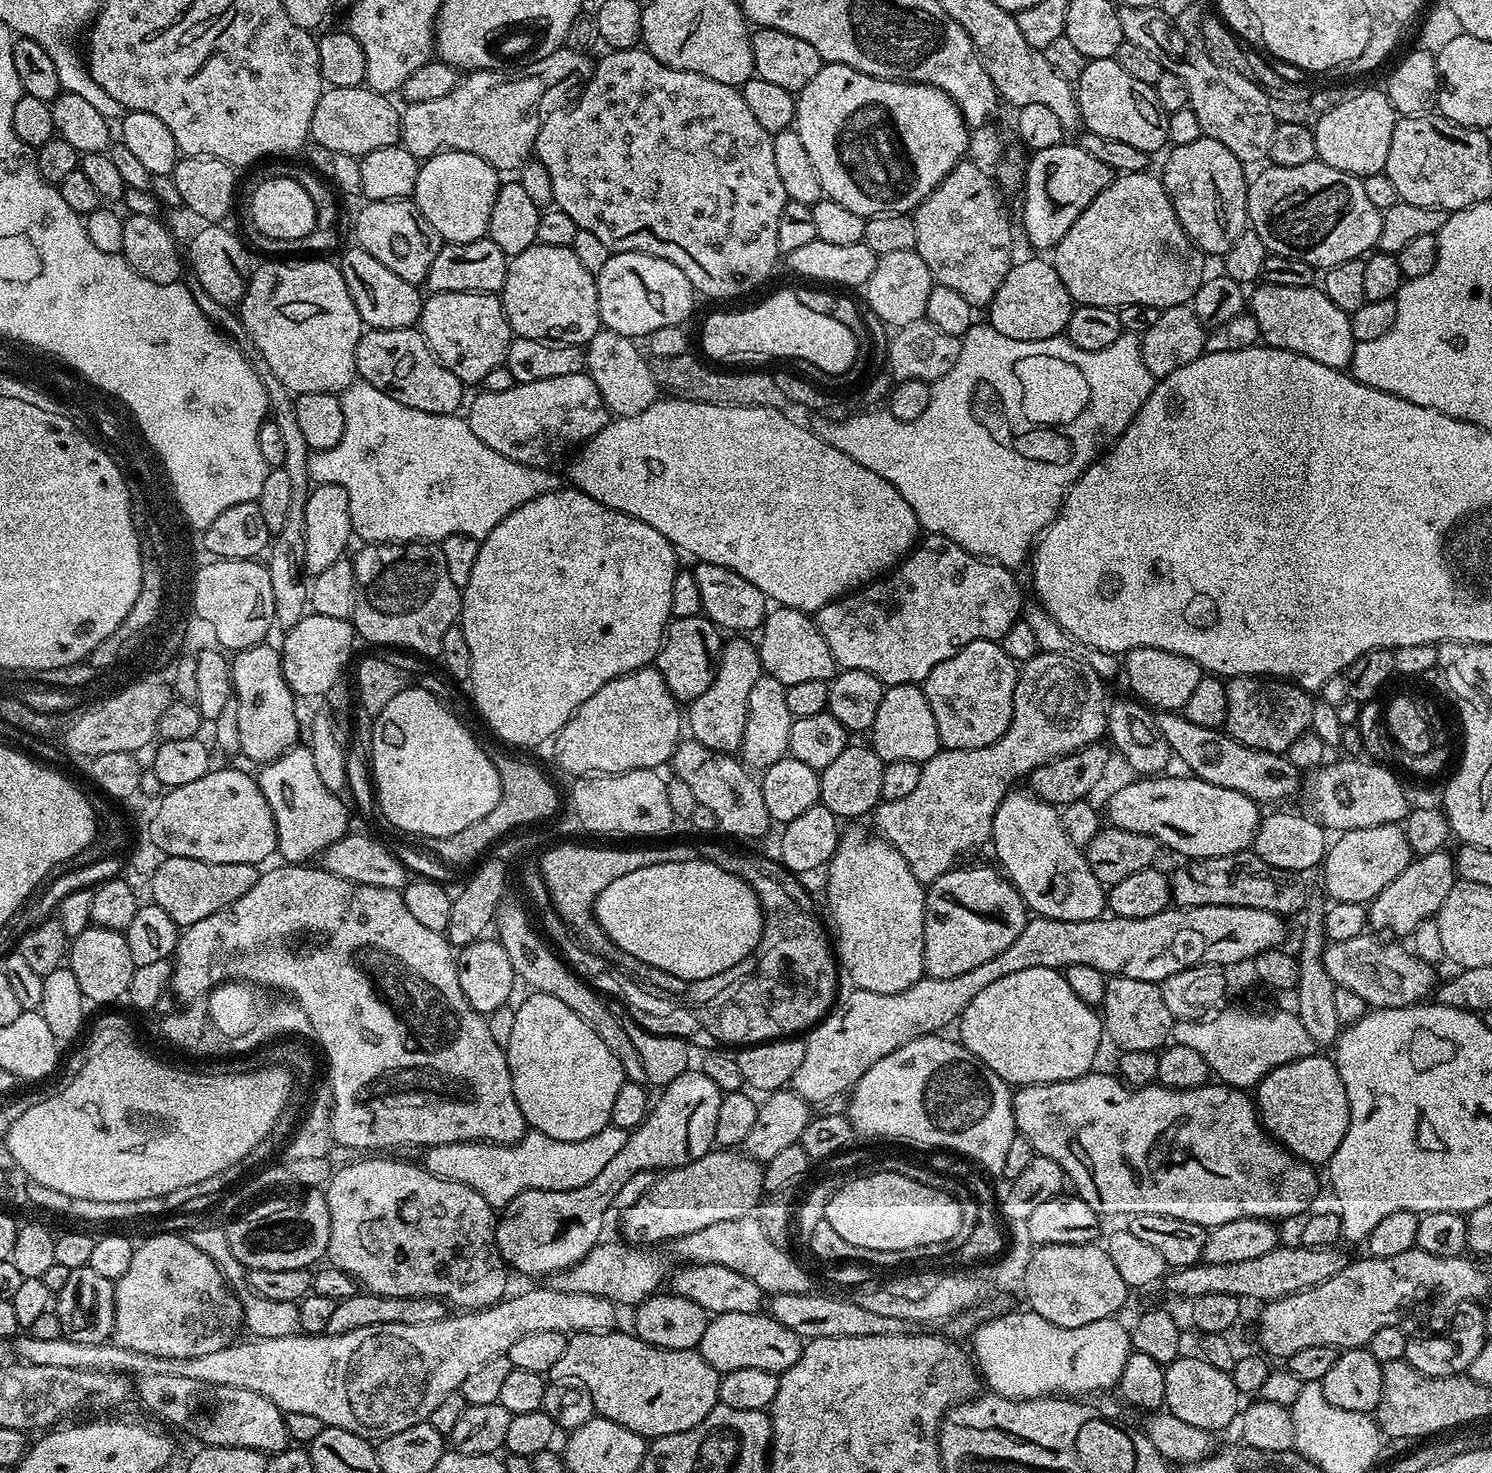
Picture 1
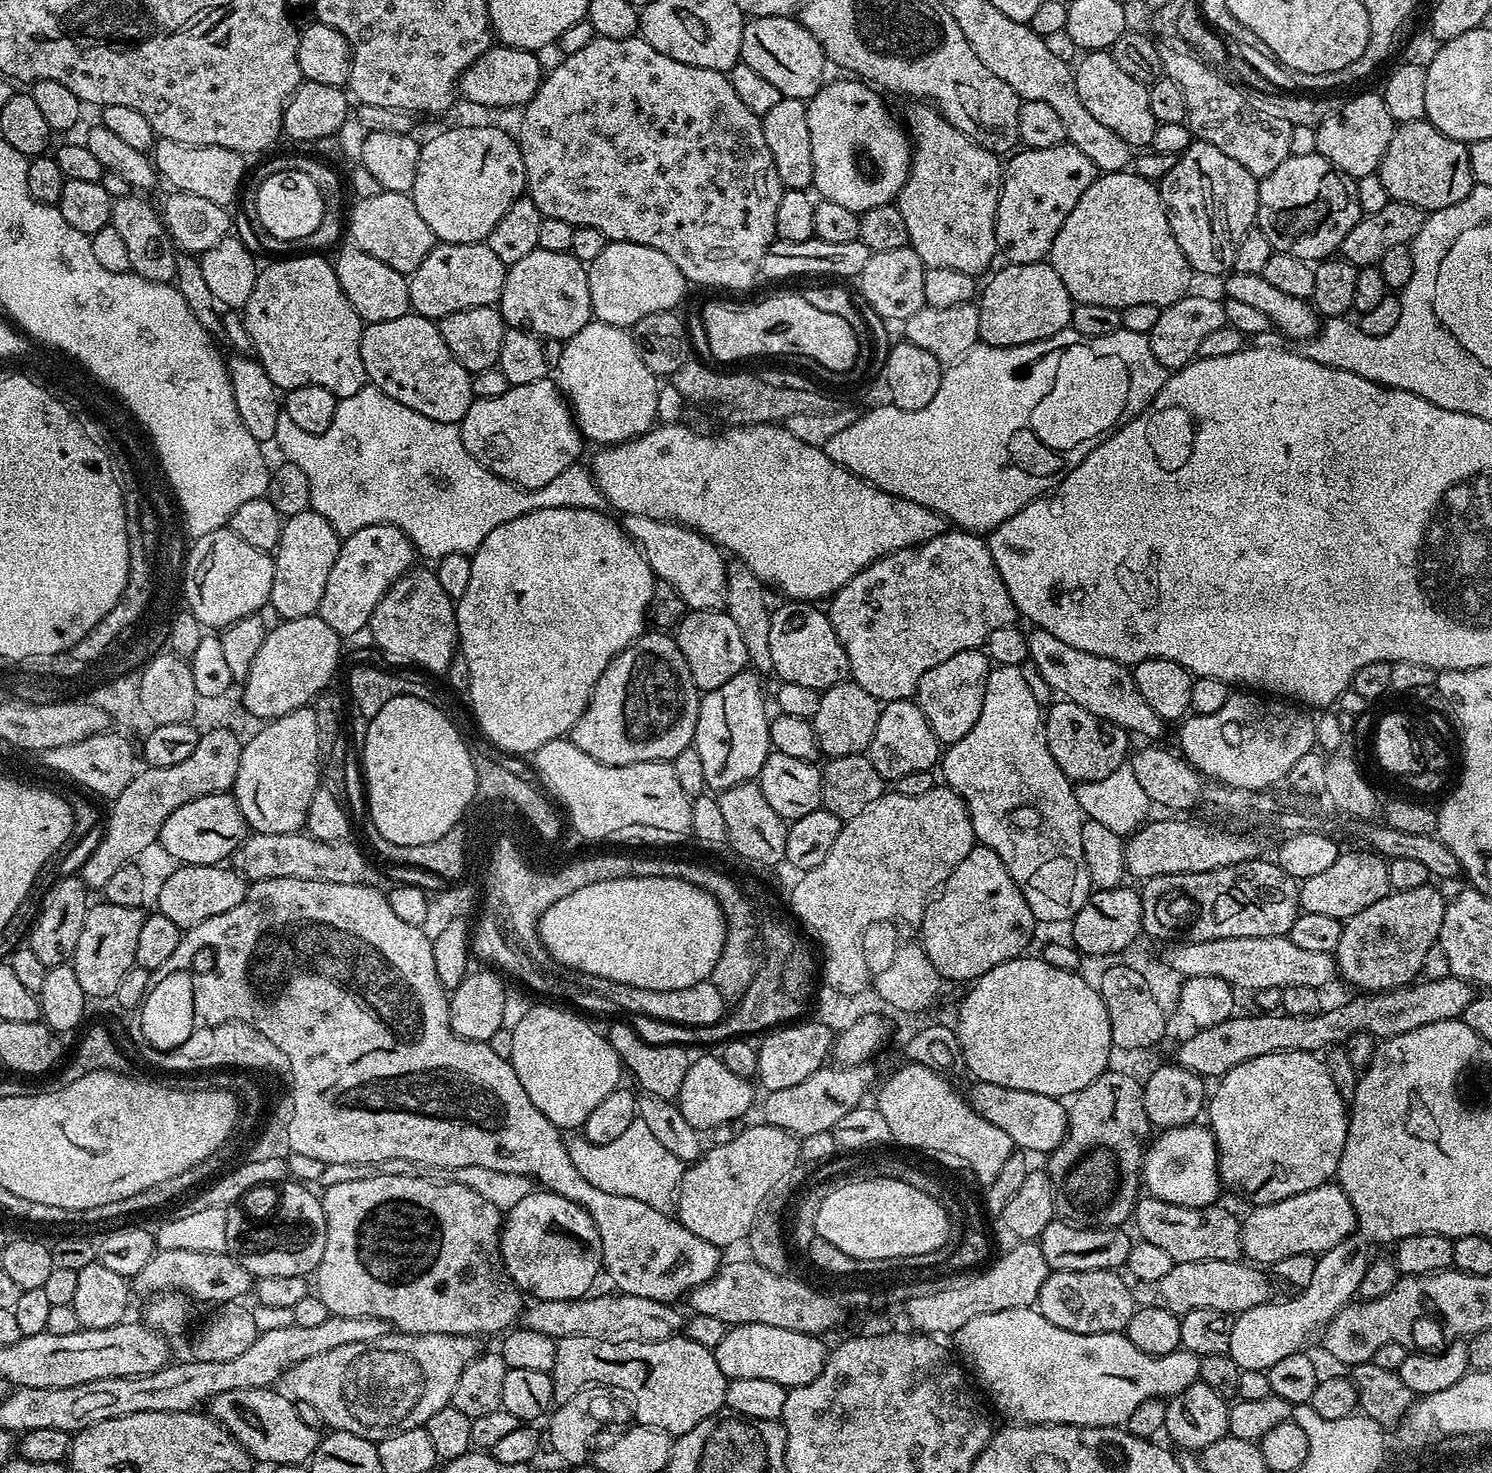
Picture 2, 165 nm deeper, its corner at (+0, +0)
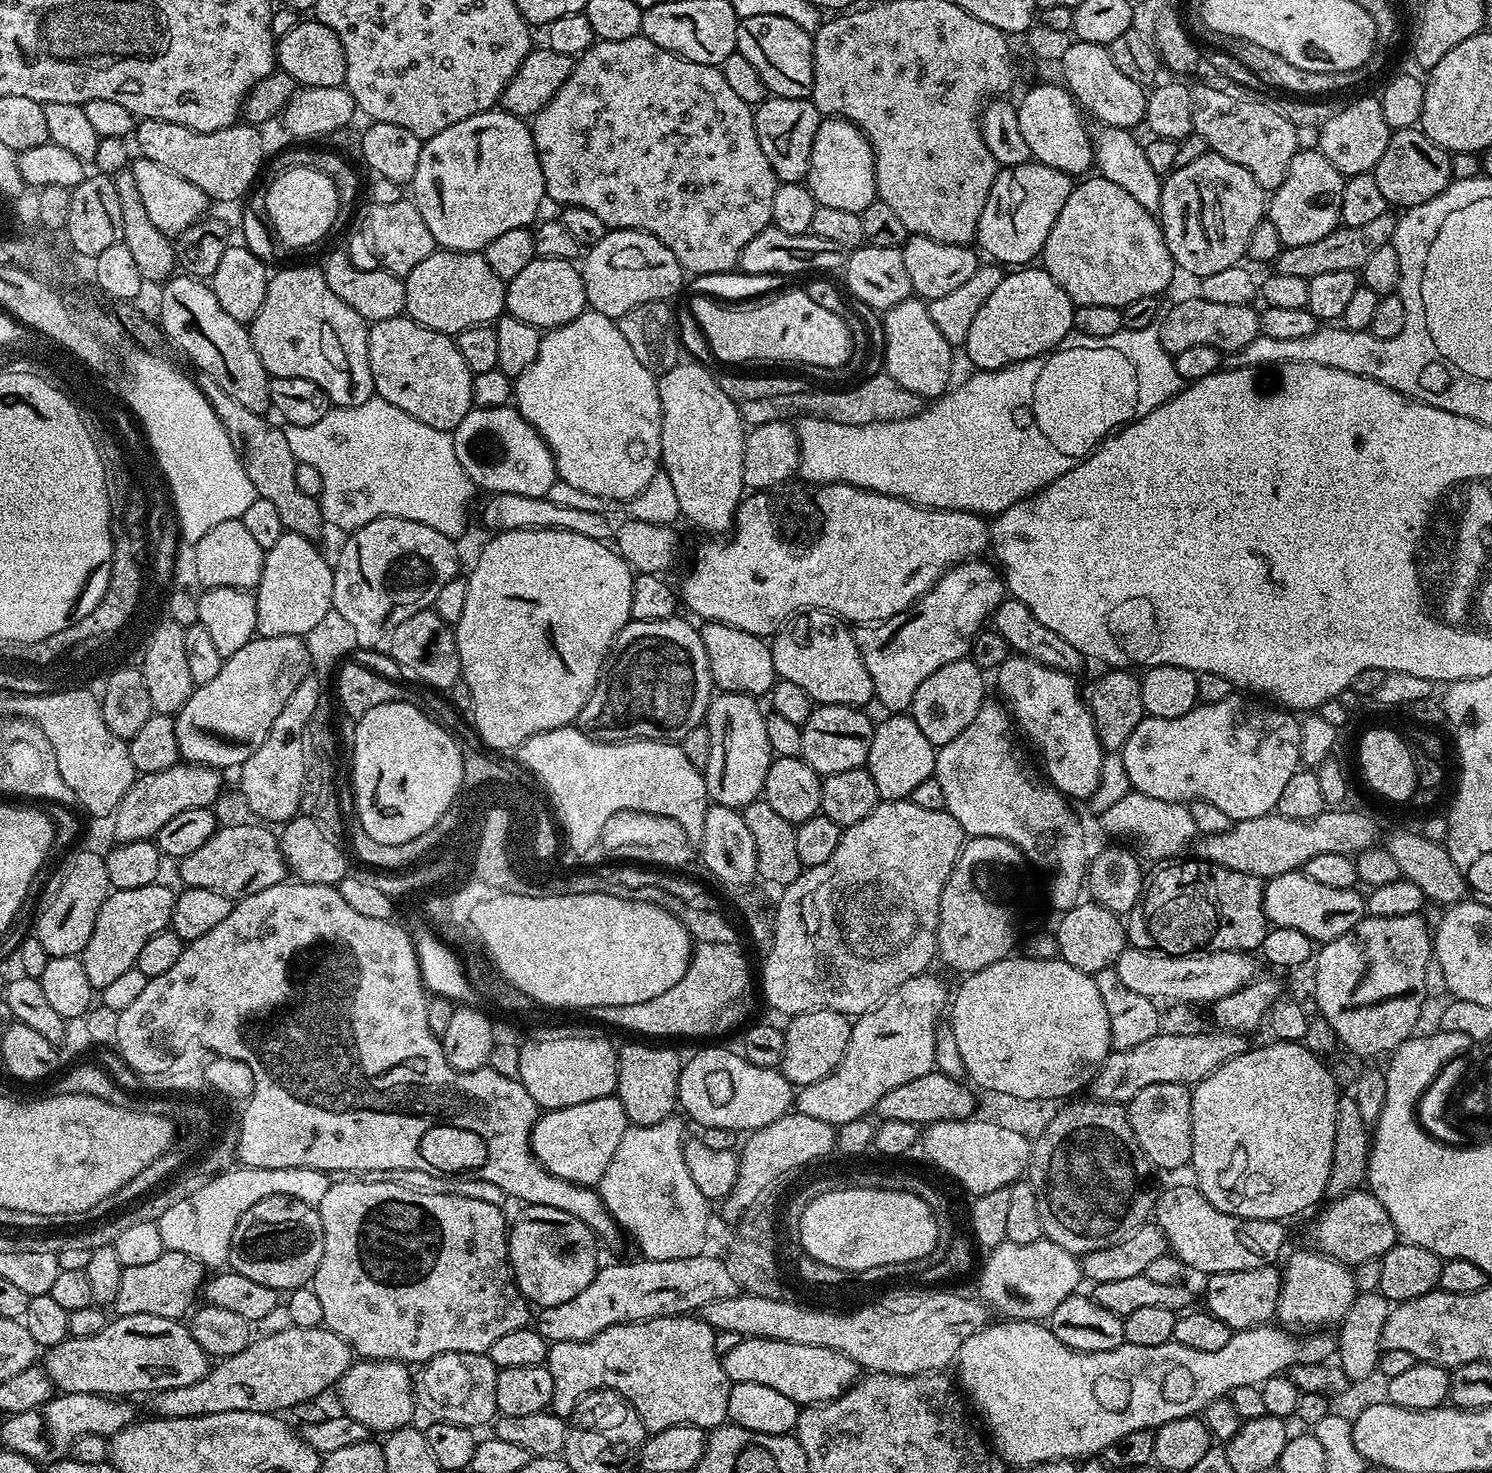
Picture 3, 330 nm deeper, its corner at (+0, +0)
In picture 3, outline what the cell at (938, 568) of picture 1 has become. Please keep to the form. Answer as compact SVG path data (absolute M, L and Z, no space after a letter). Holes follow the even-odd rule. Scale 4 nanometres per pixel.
M977 558L965 560L963 564L954 564L944 577L920 597L905 612L894 614L888 620L881 620L875 626L864 626L855 633L856 645L862 654L862 662L866 662L866 670L870 670L870 682L875 699L892 714L904 714L911 709L914 690L934 674L942 666L955 660L965 659L971 653L972 639L989 623L997 606L1006 599L1006 585L1001 573L987 564L987 559Z

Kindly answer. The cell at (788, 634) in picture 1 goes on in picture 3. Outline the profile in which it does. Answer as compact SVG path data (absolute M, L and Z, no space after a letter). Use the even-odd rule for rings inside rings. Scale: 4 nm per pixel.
M805 610L791 617L771 637L770 647L777 677L796 683L817 705L849 704L851 708L863 709L868 706L864 704L873 703L870 670L862 662L853 629L839 616Z

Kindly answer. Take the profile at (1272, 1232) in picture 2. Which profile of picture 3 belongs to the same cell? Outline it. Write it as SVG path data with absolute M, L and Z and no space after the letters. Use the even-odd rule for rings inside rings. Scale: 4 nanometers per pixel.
M1371 1190L1348 1192L1335 1197L1331 1203L1329 1208L1319 1209L1320 1217L1312 1224L1312 1240L1316 1243L1313 1245L1325 1256L1341 1264L1357 1266L1385 1256L1398 1242L1396 1227L1394 1222L1390 1222L1390 1214L1386 1214L1386 1206L1378 1202Z

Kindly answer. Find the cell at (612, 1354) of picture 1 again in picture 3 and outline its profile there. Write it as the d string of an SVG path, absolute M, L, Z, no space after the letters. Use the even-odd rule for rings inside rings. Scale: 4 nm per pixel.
M685 1314L643 1320L637 1324L615 1324L602 1330L602 1334L598 1334L593 1340L552 1344L546 1361L550 1378L554 1378L551 1411L557 1416L571 1417L581 1396L600 1388L613 1388L640 1415L640 1420L649 1433L679 1424L692 1424L705 1430L719 1428L728 1420L730 1381L723 1359L714 1350L716 1334L716 1329L701 1320L699 1315Z

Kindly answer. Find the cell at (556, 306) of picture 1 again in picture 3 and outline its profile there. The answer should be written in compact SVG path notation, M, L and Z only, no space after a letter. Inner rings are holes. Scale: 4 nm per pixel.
M554 258L535 259L530 266L507 281L504 290L504 307L507 315L518 318L541 330L560 328L566 322L578 318L588 308L584 280L580 268L571 260Z

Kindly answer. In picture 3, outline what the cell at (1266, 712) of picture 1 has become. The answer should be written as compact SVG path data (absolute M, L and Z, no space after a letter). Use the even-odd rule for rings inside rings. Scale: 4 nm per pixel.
M1233 694L1222 702L1197 703L1190 714L1182 714L1182 718L1145 715L1144 720L1134 726L1134 734L1126 738L1122 749L1131 787L1165 802L1187 805L1191 801L1201 800L1210 806L1218 806L1218 810L1222 810L1222 814L1234 822L1269 815L1275 809L1286 782L1290 782L1301 767L1301 721L1291 711L1267 703L1255 704L1252 700L1255 699L1244 694Z

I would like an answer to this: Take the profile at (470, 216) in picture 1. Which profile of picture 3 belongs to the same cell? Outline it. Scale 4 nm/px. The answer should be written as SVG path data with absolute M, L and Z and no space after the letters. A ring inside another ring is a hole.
M503 110L474 114L462 122L454 122L454 126L446 126L446 130L442 130L442 134L434 134L429 140L421 143L420 153L418 154L418 170L414 170L410 191L412 191L410 196L416 205L416 209L422 214L422 222L426 222L426 226L430 226L430 234L434 234L436 243L441 249L449 252L483 253L485 246L494 242L494 238L506 234L506 230L518 230L535 225L541 215L541 213L539 214L540 203L545 203L546 193L544 191L544 179L542 178L542 166L538 162L538 154L534 150L531 127L521 117Z

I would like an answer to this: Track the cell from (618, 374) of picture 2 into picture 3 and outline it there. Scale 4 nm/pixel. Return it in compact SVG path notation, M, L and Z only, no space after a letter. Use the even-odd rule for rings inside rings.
M586 310L578 318L566 322L560 328L545 331L540 341L538 358L534 358L534 362L530 362L530 366L521 376L515 377L514 407L520 411L522 418L526 418L526 422L530 422L530 426L534 426L534 430L538 430L538 434L548 444L549 450L552 451L552 458L556 461L556 474L559 480L570 482L570 486L575 486L578 490L585 491L586 494L594 494L609 502L632 500L639 492L646 490L650 478L654 478L654 474L661 471L662 434L660 431L662 422L660 421L658 380L653 372L646 370L646 366L642 366L642 362L638 362L634 350L630 350L630 342L626 342L626 338L622 338L619 323L611 316Z

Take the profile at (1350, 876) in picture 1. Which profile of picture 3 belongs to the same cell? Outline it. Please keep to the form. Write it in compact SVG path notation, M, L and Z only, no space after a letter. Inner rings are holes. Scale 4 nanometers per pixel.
M1303 871L1287 872L1281 876L1271 877L1264 886L1264 912L1268 916L1269 925L1290 930L1302 930L1313 942L1327 942L1342 934L1351 932L1366 915L1366 900L1359 896L1356 888L1335 888L1322 886L1322 882L1314 882L1314 878L1305 876Z

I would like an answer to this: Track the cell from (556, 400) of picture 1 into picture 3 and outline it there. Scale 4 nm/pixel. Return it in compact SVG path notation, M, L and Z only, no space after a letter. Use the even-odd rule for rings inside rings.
M514 406L472 407L452 432L452 441L462 470L466 470L477 489L485 488L485 493L547 496L550 486L558 479L556 461L548 444Z

